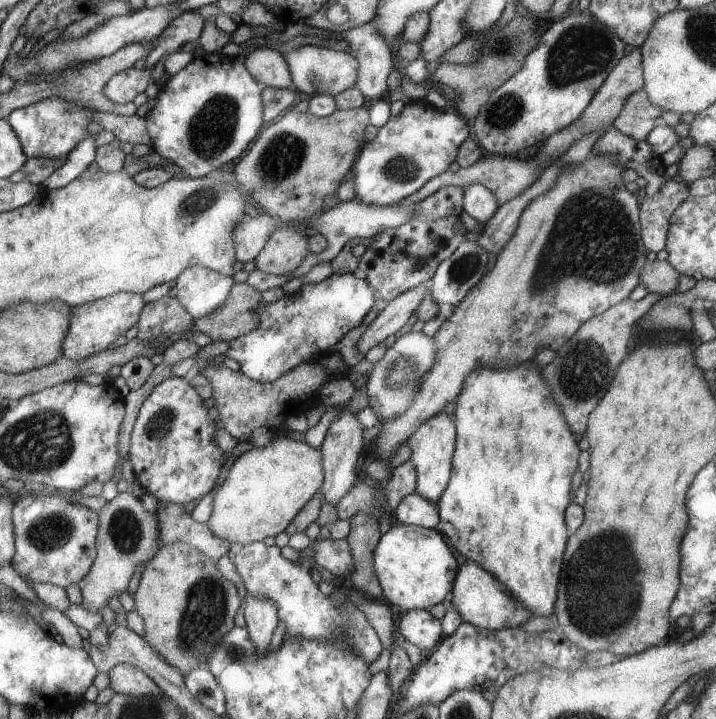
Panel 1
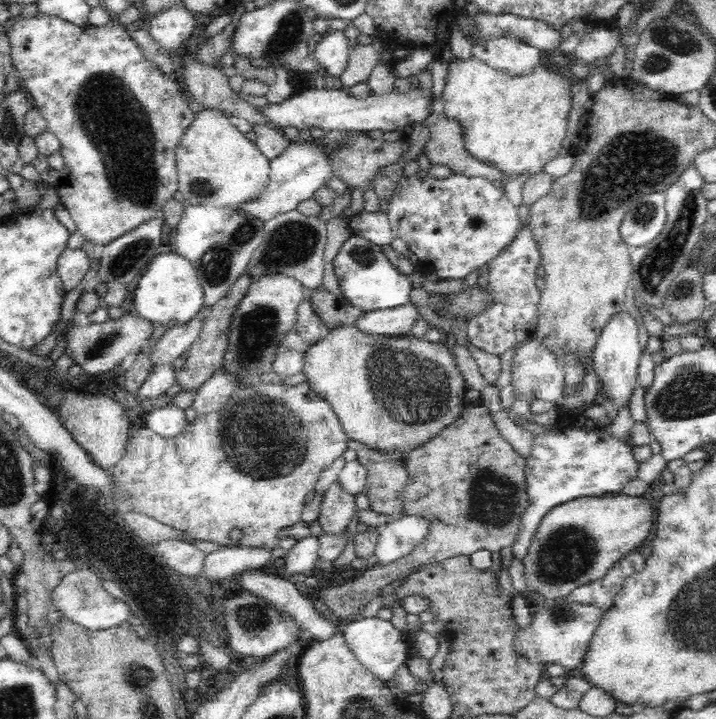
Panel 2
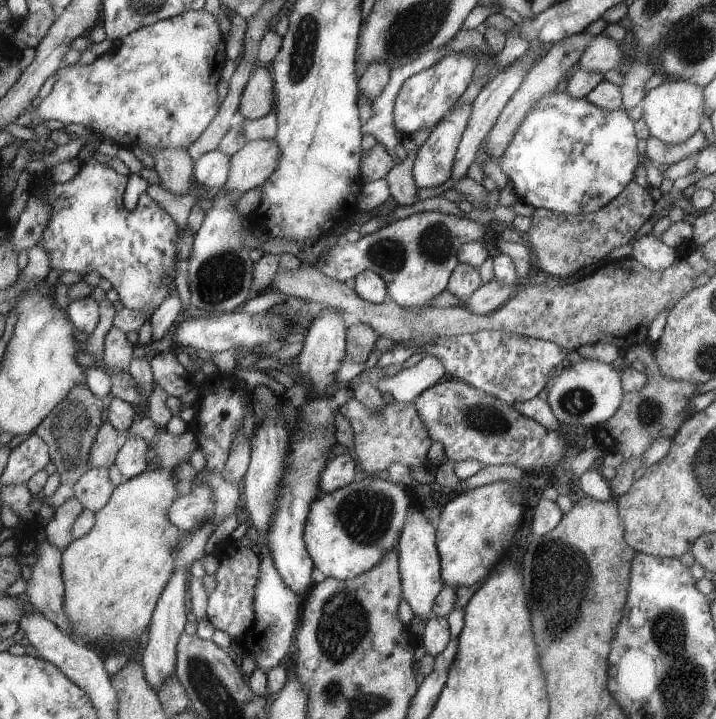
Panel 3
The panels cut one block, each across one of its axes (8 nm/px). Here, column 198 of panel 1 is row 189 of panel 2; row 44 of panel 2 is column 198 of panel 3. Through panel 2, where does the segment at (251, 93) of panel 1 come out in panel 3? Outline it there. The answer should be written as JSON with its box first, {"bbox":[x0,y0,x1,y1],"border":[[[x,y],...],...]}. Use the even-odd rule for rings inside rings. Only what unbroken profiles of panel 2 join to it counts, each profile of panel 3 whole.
{"bbox":[17,9,227,153],"border":[[[205,9],[197,11],[188,11],[172,17],[166,20],[156,21],[153,25],[142,27],[130,33],[128,37],[124,37],[118,42],[118,46],[113,50],[98,56],[91,64],[62,66],[55,74],[55,82],[52,91],[45,99],[42,99],[40,105],[36,108],[30,106],[24,111],[18,118],[17,124],[20,126],[37,125],[38,123],[44,123],[46,120],[60,120],[62,124],[80,124],[85,126],[90,131],[99,135],[101,141],[108,141],[110,144],[116,144],[120,148],[131,148],[138,146],[146,152],[154,153],[170,150],[187,150],[191,144],[194,144],[198,137],[208,128],[212,119],[216,116],[216,112],[220,110],[223,102],[218,100],[218,92],[216,92],[216,84],[220,82],[220,76],[222,76],[222,68],[224,68],[224,62],[227,58],[224,58],[224,36],[222,36],[221,23],[218,22],[217,15],[210,14]]]}

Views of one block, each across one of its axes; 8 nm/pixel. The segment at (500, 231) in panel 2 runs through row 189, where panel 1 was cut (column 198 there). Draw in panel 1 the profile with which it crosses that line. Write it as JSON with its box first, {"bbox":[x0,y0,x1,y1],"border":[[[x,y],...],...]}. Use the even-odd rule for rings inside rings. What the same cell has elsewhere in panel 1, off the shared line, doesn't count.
{"bbox":[128,376,226,506],"border":[[[170,376],[161,382],[142,403],[129,436],[131,446],[128,458],[132,462],[134,476],[140,486],[158,501],[185,506],[195,500],[202,500],[206,494],[216,492],[220,486],[217,481],[225,463],[226,452],[216,444],[217,423],[209,418],[208,408],[204,406],[204,401],[200,400],[192,385],[177,376]]]}

